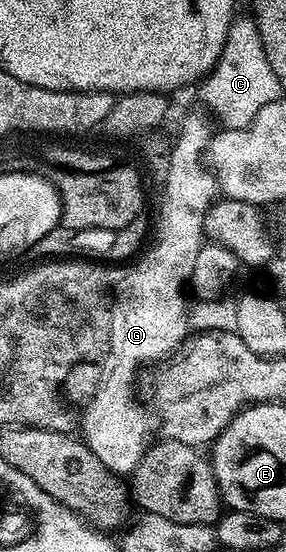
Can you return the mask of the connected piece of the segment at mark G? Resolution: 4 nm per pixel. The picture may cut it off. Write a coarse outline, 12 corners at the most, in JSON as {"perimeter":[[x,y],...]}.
{"perimeter":[[201,114],[173,137],[155,242],[113,293],[109,368],[81,440],[112,475],[149,446],[139,368],[189,336],[217,200]]}

